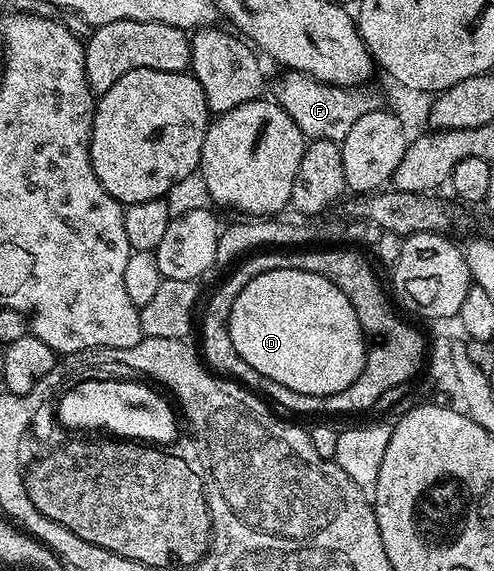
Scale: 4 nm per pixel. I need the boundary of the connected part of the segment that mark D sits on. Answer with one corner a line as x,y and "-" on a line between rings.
279,267
276,269
263,269
255,272
251,280
245,282
244,291
236,296
236,301
232,304
230,311
230,331
232,344
236,347
237,354
240,359
244,359
248,363
248,367
254,367
258,374
264,375
268,379
276,379
276,383
284,383
284,387
288,387
292,391
296,391
300,395
332,395
339,393
353,383
360,375
360,371
366,362
366,339
362,335
360,320
353,310
353,305
348,301
345,290
340,290
335,283
324,279
323,276
315,273
313,268
309,269
285,269

